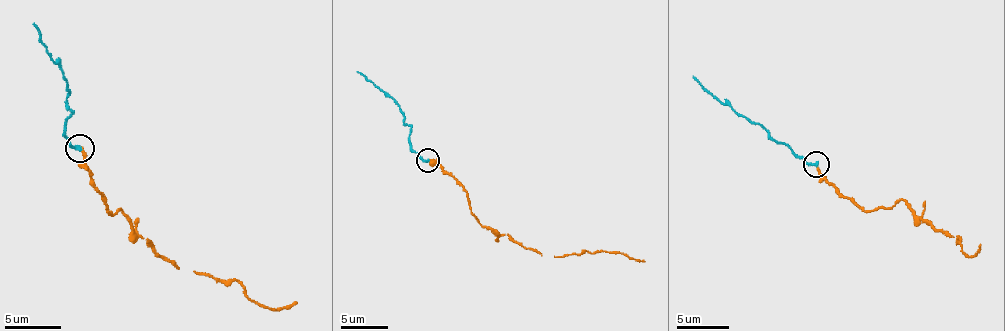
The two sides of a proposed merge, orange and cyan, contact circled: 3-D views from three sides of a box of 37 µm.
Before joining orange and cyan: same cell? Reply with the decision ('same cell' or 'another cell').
same cell

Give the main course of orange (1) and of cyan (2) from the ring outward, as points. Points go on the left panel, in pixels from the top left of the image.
1: (82, 147), (111, 214), (120, 210), (162, 259), (179, 270), (236, 279), (249, 299), (270, 309), (297, 302)
2: (79, 147), (64, 136), (72, 112), (67, 81), (33, 22)

